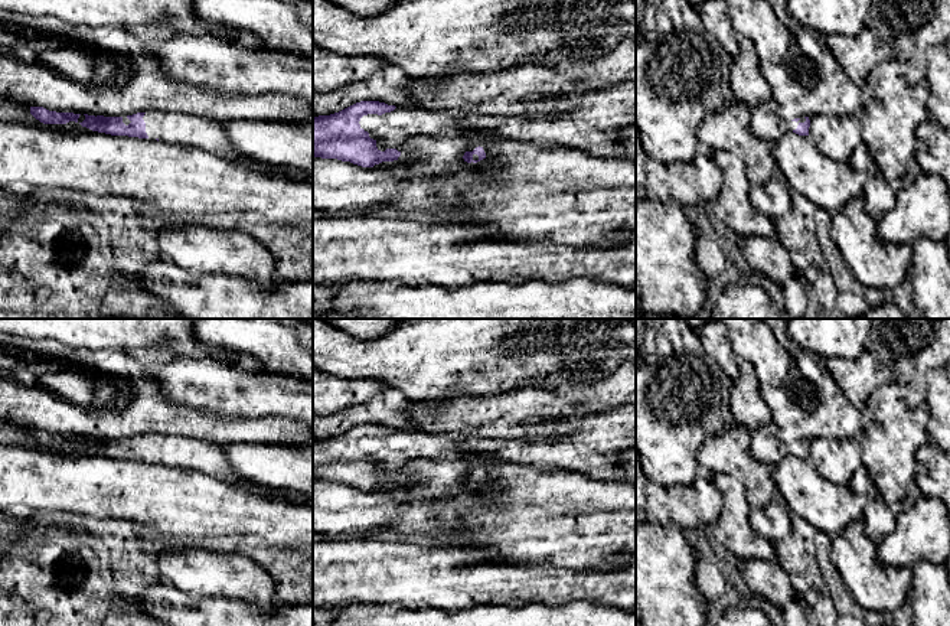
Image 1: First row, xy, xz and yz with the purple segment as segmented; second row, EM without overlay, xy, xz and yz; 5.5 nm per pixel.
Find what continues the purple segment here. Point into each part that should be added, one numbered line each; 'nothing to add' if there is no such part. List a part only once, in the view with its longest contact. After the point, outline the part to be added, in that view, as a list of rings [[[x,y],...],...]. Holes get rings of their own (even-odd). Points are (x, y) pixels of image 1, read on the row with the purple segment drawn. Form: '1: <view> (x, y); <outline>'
1: xz (394, 129); [[[396,107],[394,111],[385,113],[382,115],[378,115],[378,114],[363,115],[359,124],[360,124],[360,128],[369,133],[370,138],[383,141],[388,149],[396,149],[401,153],[398,160],[408,160],[411,157],[409,151],[405,150],[405,143],[409,137],[414,137],[414,136],[453,137],[453,136],[470,136],[471,133],[481,133],[483,141],[477,144],[476,147],[480,146],[484,150],[486,157],[477,163],[473,163],[473,162],[471,163],[473,164],[489,163],[490,156],[486,150],[486,144],[489,140],[492,140],[493,134],[487,131],[470,131],[463,128],[458,124],[458,121],[464,114],[473,114],[473,113],[471,111],[470,113],[431,111],[431,110],[421,110],[421,108],[412,108],[412,107],[411,108]]]

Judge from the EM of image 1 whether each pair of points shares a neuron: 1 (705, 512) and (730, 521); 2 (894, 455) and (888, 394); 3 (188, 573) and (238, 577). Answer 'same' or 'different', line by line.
1: different
2: same
3: same

